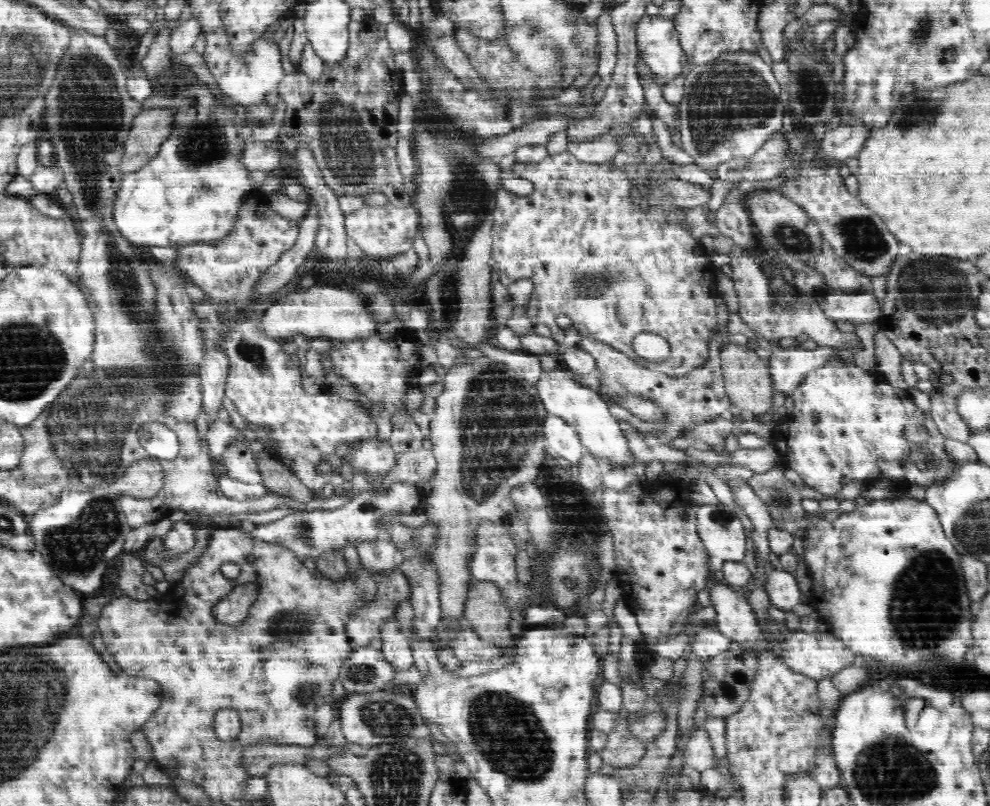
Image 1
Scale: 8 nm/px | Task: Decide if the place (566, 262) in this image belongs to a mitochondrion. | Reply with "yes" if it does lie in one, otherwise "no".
yes

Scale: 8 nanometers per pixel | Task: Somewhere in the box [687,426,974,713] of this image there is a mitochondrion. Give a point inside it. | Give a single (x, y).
(925, 610)

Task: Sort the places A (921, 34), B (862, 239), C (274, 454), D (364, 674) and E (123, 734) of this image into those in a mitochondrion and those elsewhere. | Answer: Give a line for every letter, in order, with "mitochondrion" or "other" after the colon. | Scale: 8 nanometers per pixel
A: mitochondrion
B: mitochondrion
C: other
D: mitochondrion
E: other

